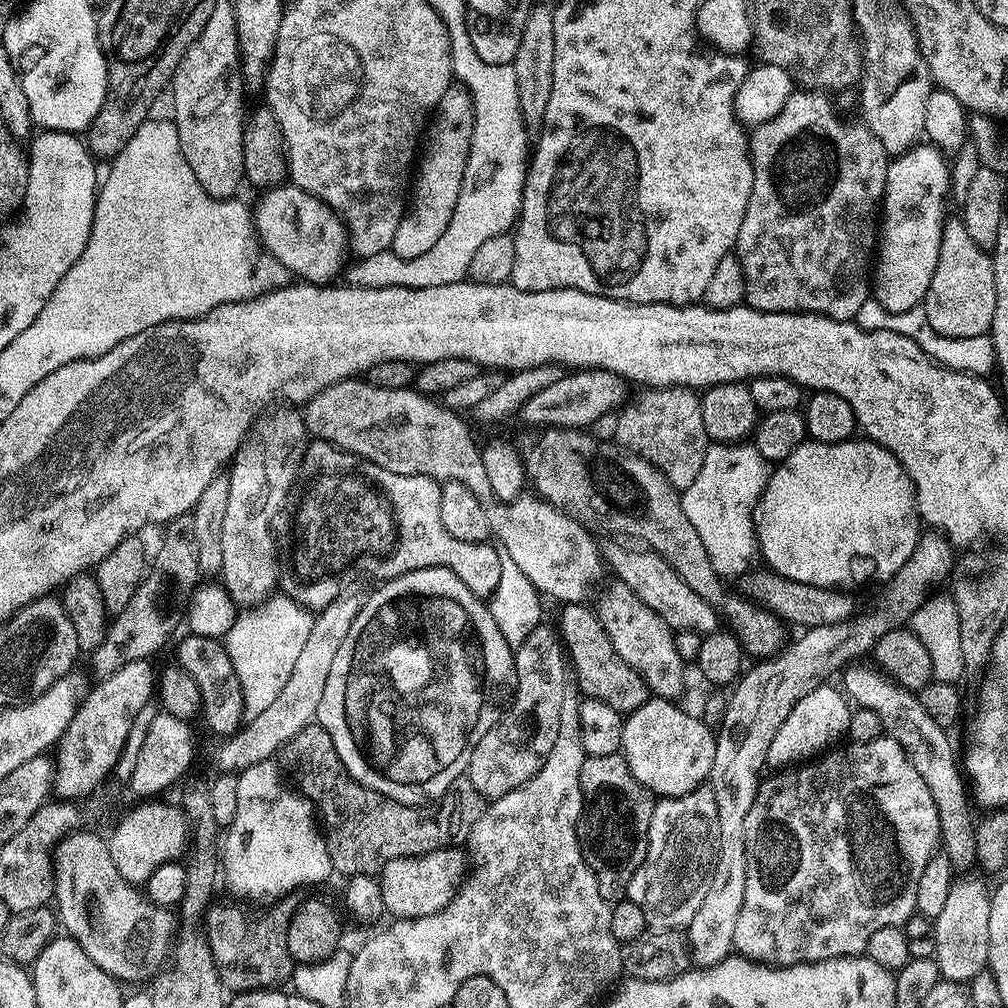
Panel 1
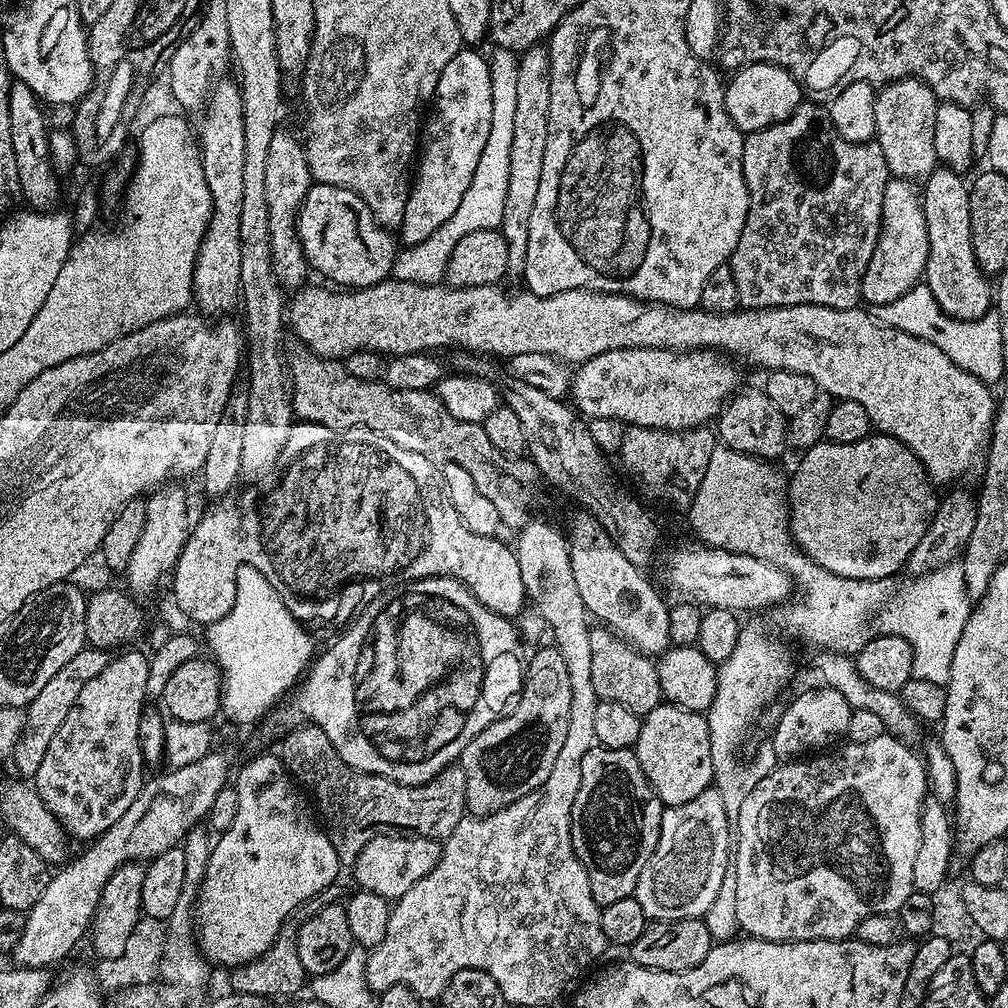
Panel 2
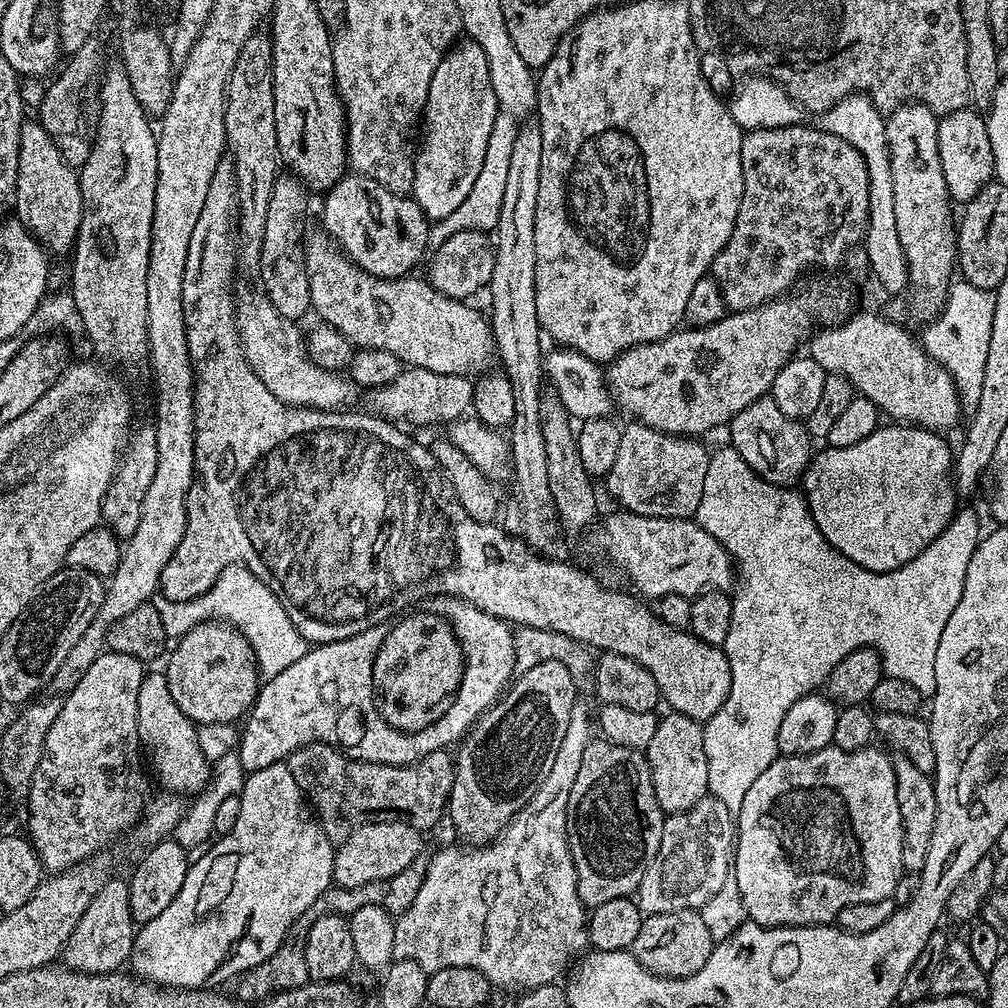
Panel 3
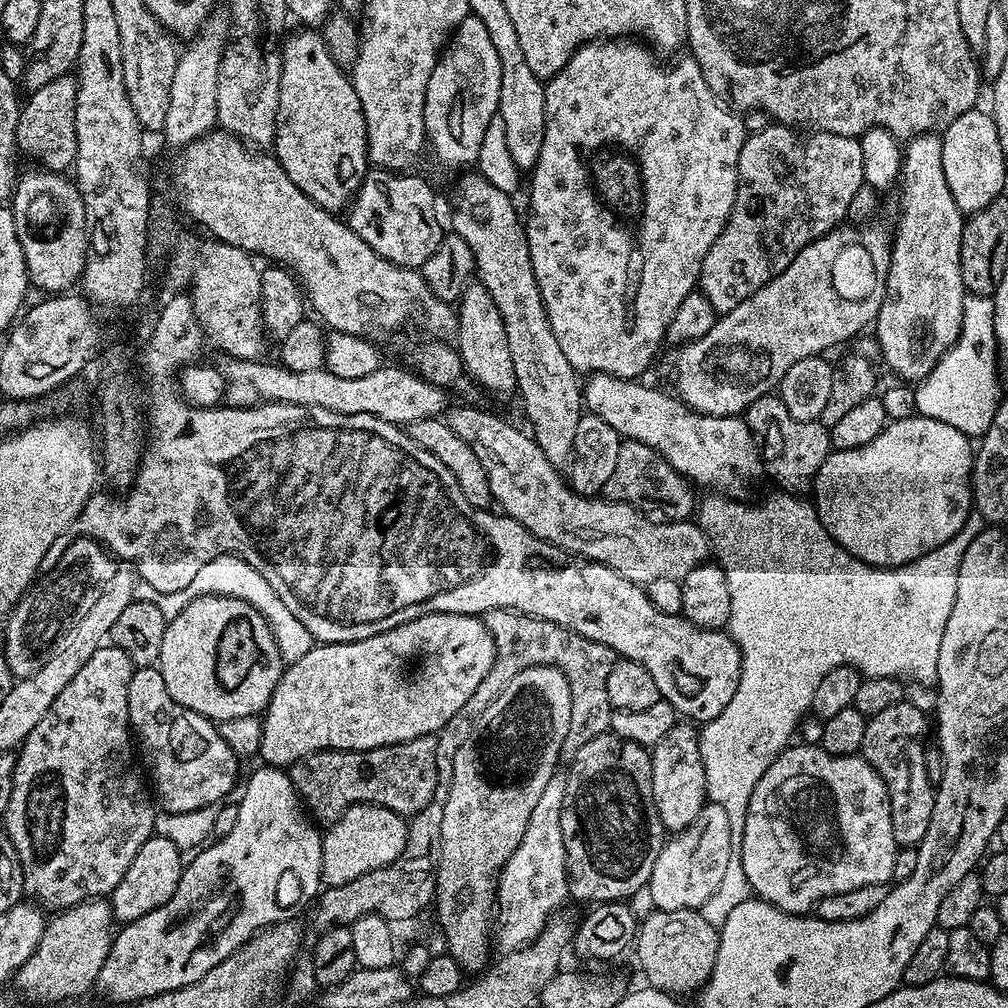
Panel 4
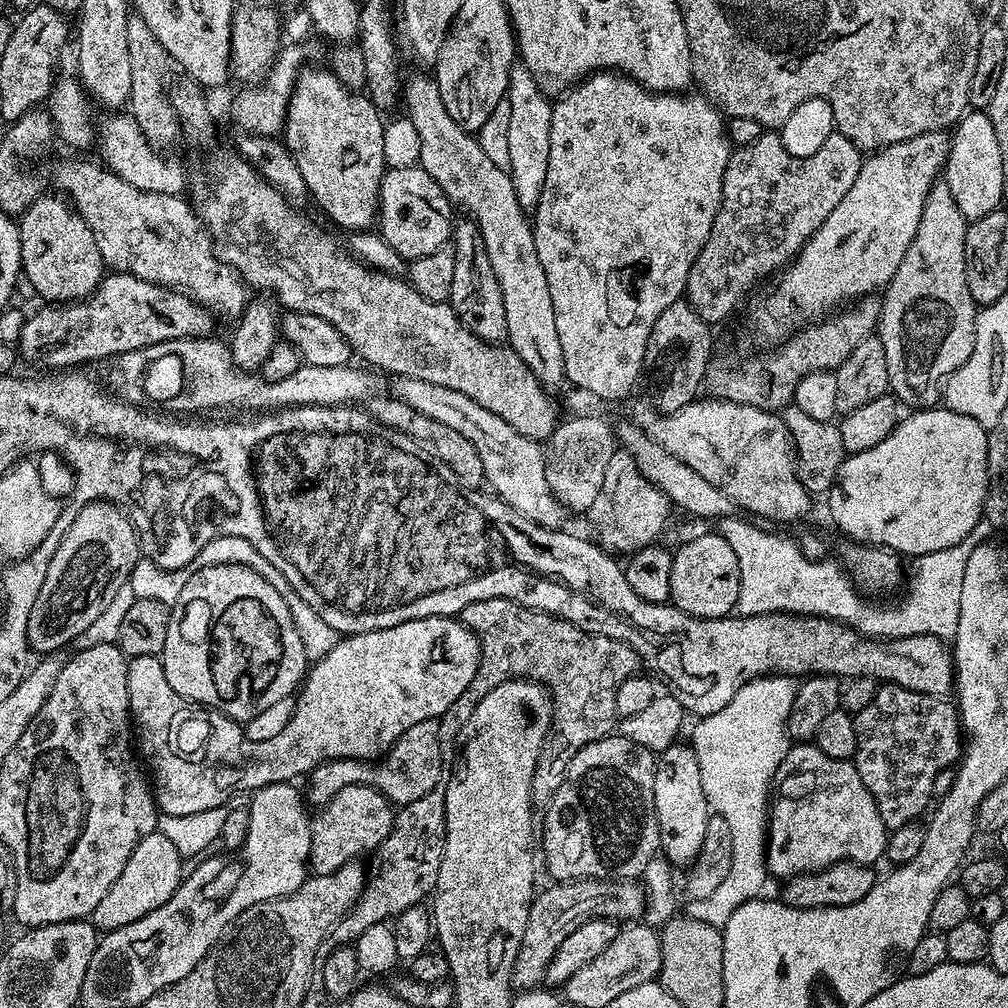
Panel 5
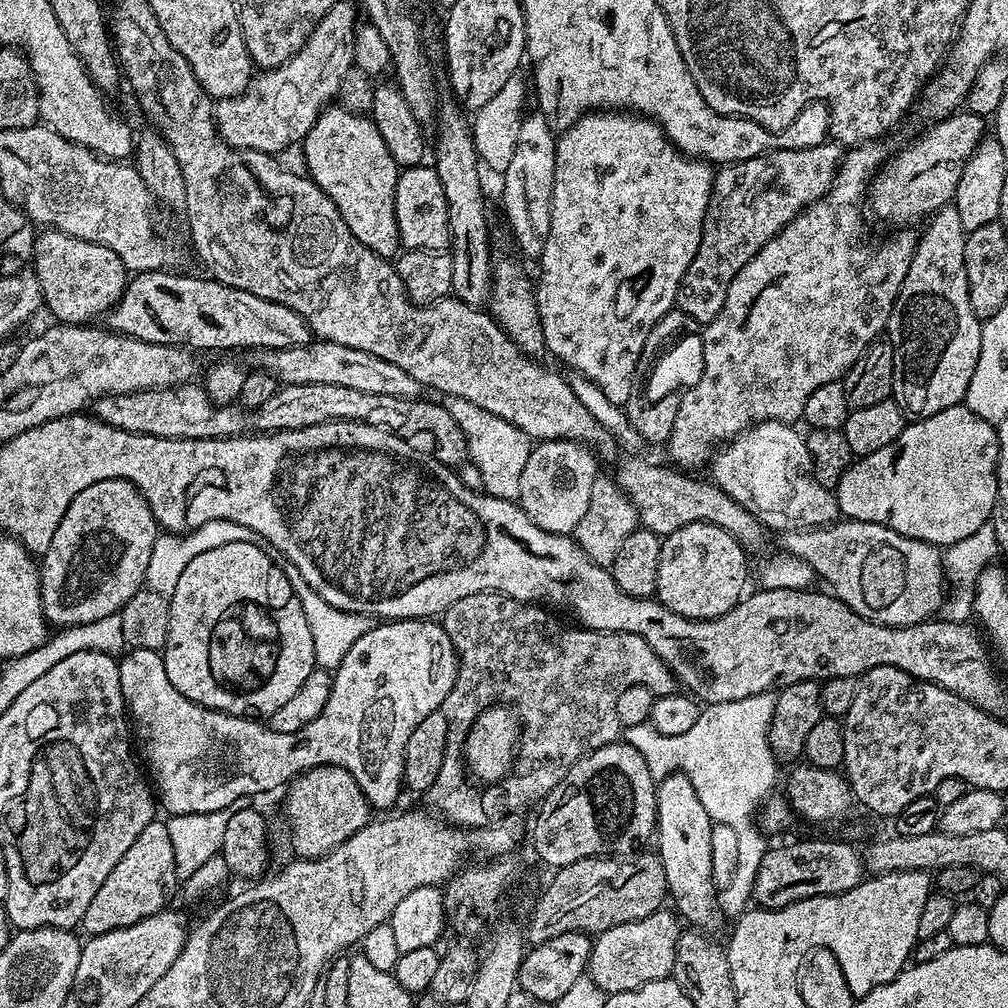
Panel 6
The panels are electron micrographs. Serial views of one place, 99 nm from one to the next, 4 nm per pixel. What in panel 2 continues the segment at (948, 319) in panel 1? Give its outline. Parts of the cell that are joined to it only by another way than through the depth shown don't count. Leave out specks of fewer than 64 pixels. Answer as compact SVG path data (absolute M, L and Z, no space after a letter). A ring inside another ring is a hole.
M937 166L935 170L928 175L927 180L922 184L922 195L920 196L920 205L924 211L926 218L926 234L928 235L928 257L926 258L926 266L924 267L924 274L922 277L923 283L928 285L930 294L934 294L934 302L938 302L938 306L947 314L953 316L956 320L981 320L981 318L989 312L994 304L994 288L990 283L988 285L989 277L978 266L978 262L974 258L974 242L970 238L970 188L966 183L965 177L961 173L950 170L943 166Z

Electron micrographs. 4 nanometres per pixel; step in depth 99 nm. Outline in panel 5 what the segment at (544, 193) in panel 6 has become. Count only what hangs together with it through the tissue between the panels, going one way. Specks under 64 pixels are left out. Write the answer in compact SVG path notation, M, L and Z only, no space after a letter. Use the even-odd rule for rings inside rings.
M522 62L513 63L508 75L508 95L510 106L510 166L508 171L514 182L514 194L518 194L518 202L524 210L535 209L538 198L542 198L542 184L546 182L546 165L550 162L550 126L552 125L553 101L545 96L544 91L534 82L528 67Z

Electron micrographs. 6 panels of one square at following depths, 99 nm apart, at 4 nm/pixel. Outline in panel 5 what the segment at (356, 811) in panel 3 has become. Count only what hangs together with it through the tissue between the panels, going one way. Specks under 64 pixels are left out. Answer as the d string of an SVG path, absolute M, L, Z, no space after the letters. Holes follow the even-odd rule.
M439 719L418 722L415 726L410 726L410 730L402 734L402 738L393 742L392 747L388 749L379 763L370 760L328 760L325 764L320 764L307 773L307 803L316 804L315 806L329 804L338 794L338 790L342 790L342 786L354 786L355 784L377 788L396 806L413 804L418 802L418 798L426 798L426 794L441 787L446 776L442 770L442 750L438 742L438 730L441 727Z

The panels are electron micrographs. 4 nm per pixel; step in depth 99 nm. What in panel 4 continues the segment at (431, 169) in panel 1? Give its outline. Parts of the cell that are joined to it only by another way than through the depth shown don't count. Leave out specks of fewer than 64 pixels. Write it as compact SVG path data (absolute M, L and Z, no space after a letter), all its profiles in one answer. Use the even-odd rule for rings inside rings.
M474 15L457 26L440 57L436 59L430 82L426 82L424 131L427 143L440 164L448 168L475 165L486 126L497 119L502 90L502 62L490 42L490 30Z

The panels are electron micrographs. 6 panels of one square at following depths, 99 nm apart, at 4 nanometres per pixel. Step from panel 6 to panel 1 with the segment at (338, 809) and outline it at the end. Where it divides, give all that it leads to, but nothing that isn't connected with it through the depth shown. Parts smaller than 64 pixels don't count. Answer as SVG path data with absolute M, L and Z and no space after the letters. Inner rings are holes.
M456 846L434 850L421 856L402 856L387 860L378 872L385 913L392 918L411 918L413 916L429 916L434 912L440 912L455 895L455 891L460 886L465 872L465 853Z

